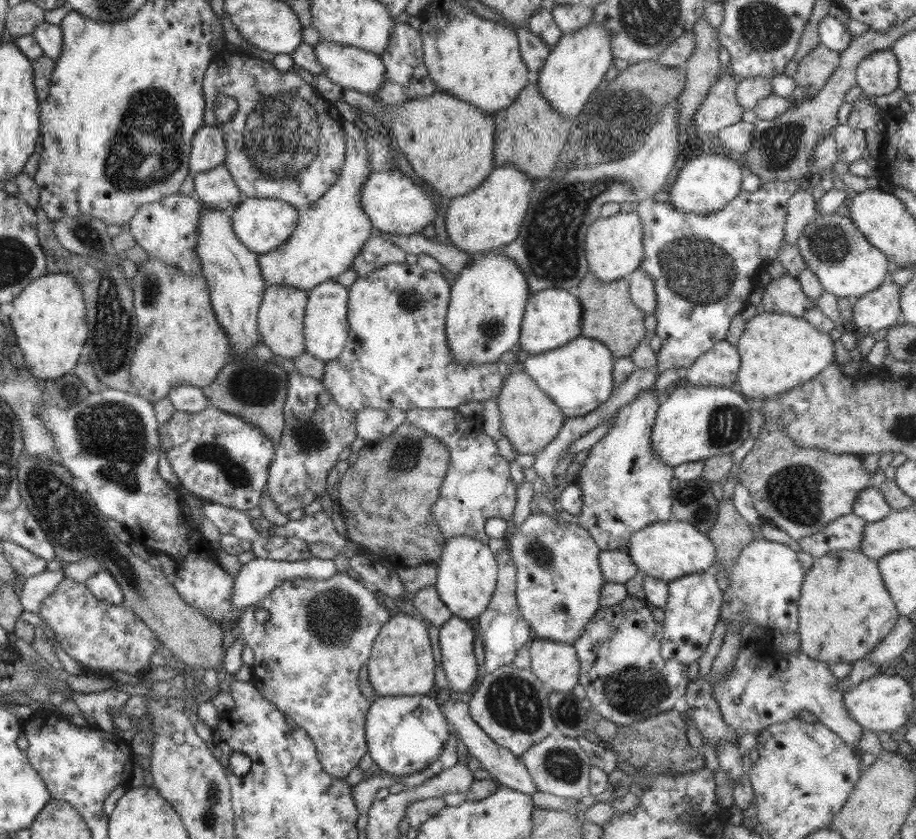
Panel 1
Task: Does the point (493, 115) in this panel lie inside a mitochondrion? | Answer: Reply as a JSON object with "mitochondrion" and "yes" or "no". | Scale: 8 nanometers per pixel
{"mitochondrion":"no"}

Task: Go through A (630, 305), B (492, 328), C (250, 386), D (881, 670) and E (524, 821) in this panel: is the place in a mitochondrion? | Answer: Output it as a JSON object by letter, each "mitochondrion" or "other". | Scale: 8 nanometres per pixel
{"A":"other","B":"mitochondrion","C":"mitochondrion","D":"other","E":"other"}

